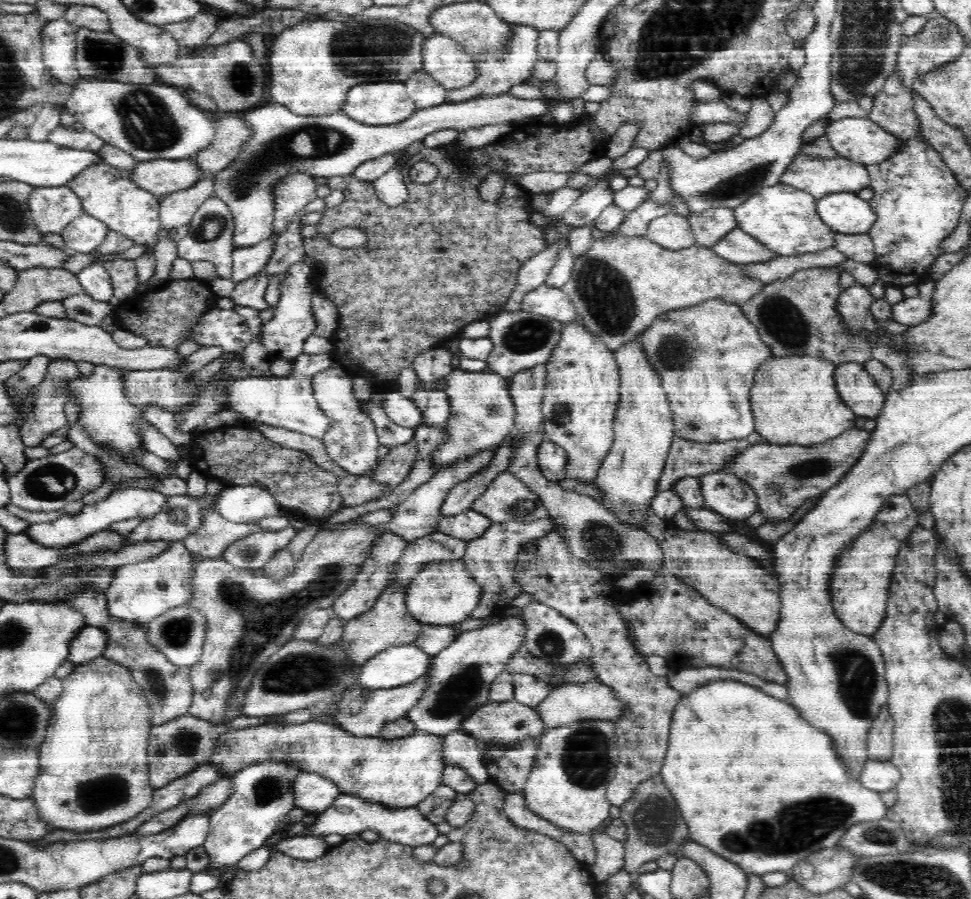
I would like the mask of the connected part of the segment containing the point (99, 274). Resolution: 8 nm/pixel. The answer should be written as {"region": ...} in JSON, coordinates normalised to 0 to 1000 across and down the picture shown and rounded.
{"region":[[[95,293],[78,305],[80,315],[89,324],[89,328],[99,335],[112,337],[118,328],[118,320],[114,316],[114,305],[106,295]]]}

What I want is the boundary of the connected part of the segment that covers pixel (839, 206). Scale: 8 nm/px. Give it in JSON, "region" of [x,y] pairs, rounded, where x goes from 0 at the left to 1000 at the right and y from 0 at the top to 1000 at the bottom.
{"region":[[[876,214],[851,216],[842,221],[841,232],[853,251],[869,260],[894,259],[904,242],[896,224]]]}

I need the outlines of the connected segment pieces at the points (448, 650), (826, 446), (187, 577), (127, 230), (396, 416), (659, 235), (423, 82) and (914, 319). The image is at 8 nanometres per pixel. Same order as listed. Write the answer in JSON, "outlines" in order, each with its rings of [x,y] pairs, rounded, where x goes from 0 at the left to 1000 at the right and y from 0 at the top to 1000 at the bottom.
{"outlines":[[[[536,680],[523,683],[508,694],[474,704],[459,721],[445,731],[436,771],[417,793],[428,813],[457,819],[476,812],[478,800],[505,781],[504,770],[512,752],[521,746],[523,736],[540,714],[542,695]]],[[[882,476],[844,494],[822,496],[779,493],[769,496],[745,518],[747,525],[758,526],[781,548],[782,570],[790,580],[812,578],[822,570],[826,558],[844,552],[861,541],[889,507],[898,481]]],[[[187,601],[175,603],[170,614],[156,622],[127,627],[122,631],[117,647],[110,654],[110,683],[112,687],[140,693],[153,693],[158,687],[173,681],[182,673],[195,672],[197,662],[197,634],[202,630],[197,615]]],[[[106,181],[89,184],[82,192],[69,202],[74,214],[80,215],[85,224],[85,236],[105,245],[112,256],[117,256],[135,265],[139,271],[158,276],[163,268],[166,249],[164,241],[165,219],[154,210],[144,208],[138,199],[138,187],[125,189]]],[[[396,433],[396,436],[398,447],[392,454],[400,466],[416,476],[427,476],[434,471],[436,464],[430,453],[426,451],[425,443],[416,442],[411,434]]],[[[686,237],[668,247],[664,260],[669,267],[686,277],[700,278],[717,273],[712,249],[699,237]]],[[[437,78],[428,80],[416,92],[421,108],[430,121],[443,120],[461,112],[462,102]]],[[[958,314],[945,315],[945,329],[931,330],[928,336],[919,340],[918,357],[935,364],[954,358],[960,349],[961,325]]]]}

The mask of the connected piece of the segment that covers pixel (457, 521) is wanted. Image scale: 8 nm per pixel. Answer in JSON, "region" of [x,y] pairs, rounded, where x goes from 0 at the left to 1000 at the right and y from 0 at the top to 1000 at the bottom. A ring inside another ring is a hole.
{"region":[[[484,566],[468,574],[453,576],[450,590],[479,602],[485,602],[498,594],[507,582],[501,573]]]}

